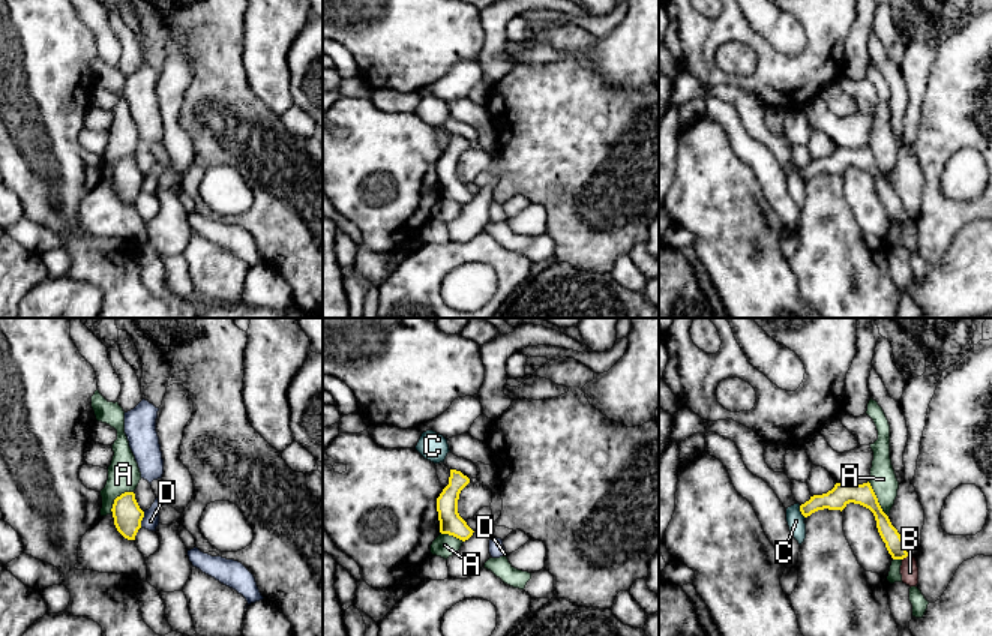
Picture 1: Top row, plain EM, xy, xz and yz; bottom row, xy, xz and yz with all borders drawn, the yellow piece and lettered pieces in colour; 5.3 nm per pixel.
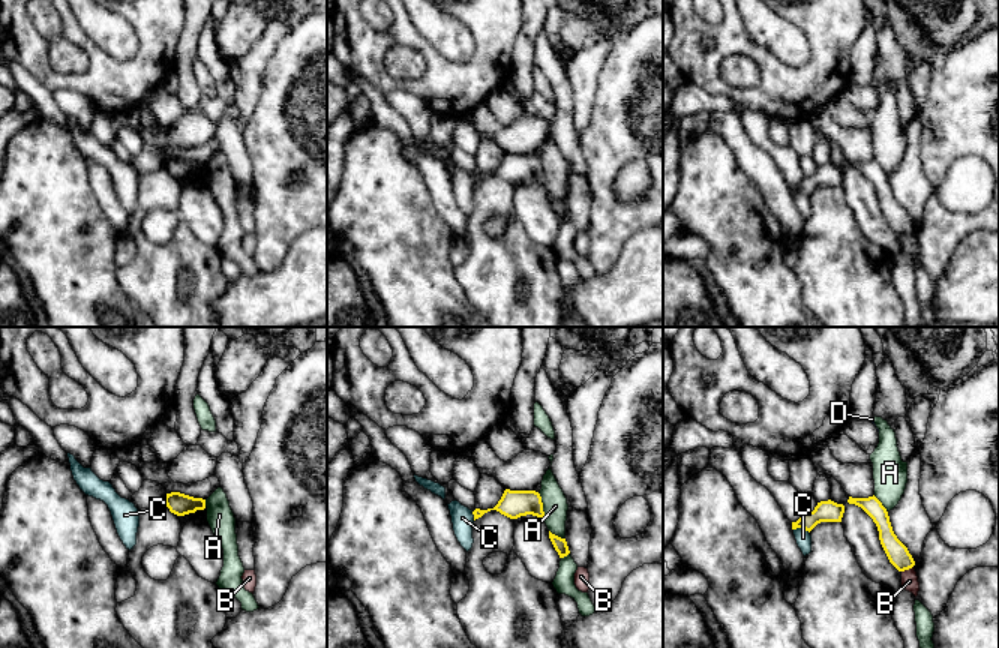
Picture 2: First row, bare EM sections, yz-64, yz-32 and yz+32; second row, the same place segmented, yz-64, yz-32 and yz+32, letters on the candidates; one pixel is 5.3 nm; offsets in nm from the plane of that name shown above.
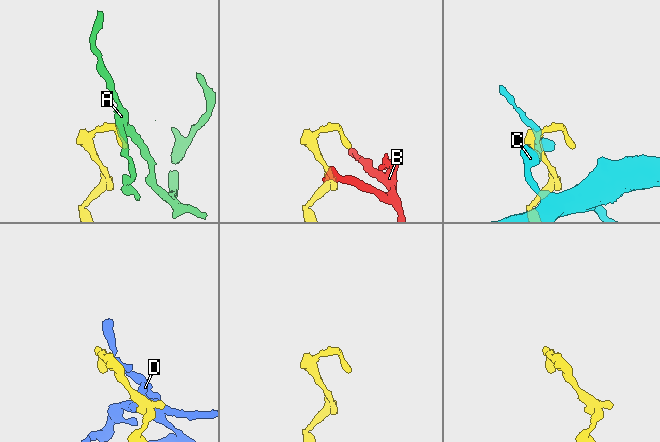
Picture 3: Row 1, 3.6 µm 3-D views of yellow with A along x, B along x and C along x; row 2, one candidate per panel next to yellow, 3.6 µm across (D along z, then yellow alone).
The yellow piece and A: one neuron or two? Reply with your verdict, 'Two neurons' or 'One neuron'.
Two neurons

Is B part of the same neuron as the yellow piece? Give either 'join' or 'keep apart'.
keep apart

